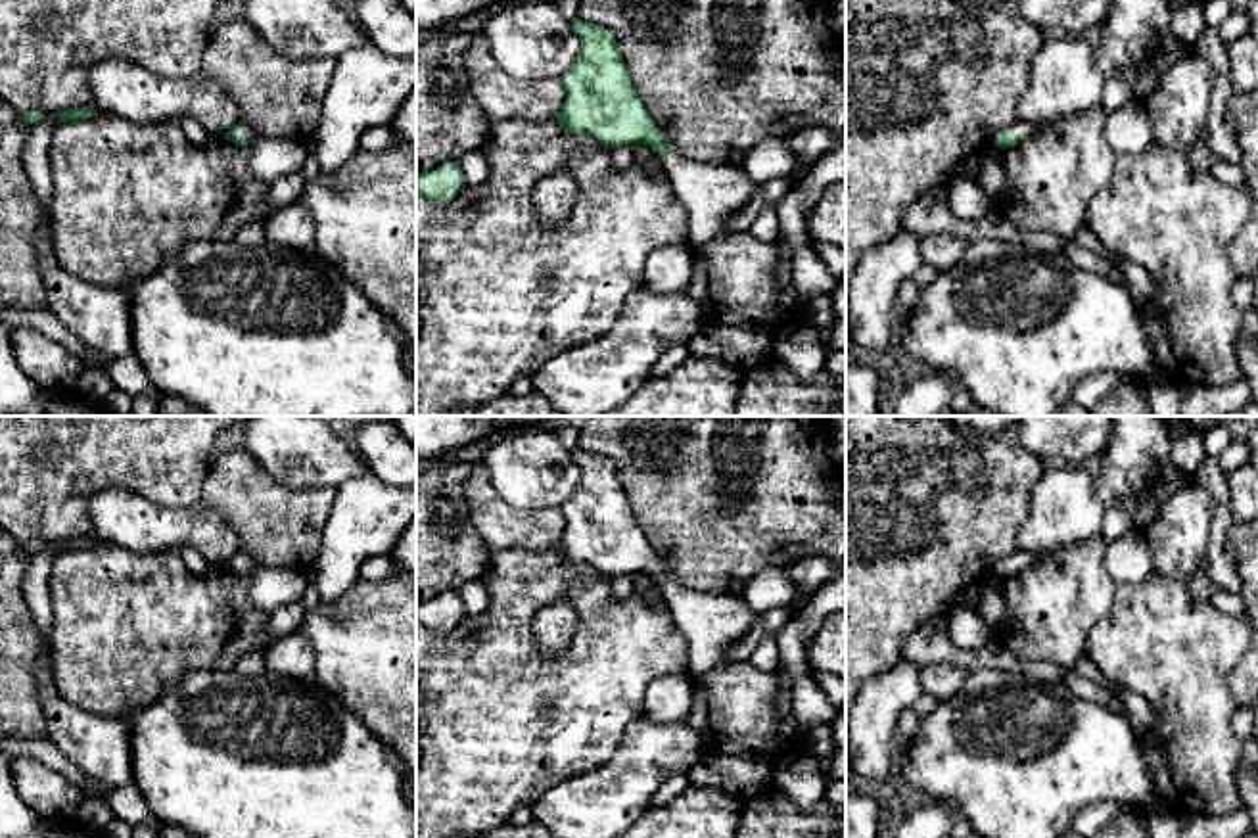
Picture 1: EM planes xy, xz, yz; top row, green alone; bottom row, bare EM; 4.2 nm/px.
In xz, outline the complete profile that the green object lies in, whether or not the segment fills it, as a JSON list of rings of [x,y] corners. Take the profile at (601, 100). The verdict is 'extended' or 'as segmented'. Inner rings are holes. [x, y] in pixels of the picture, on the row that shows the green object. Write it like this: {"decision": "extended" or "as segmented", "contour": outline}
{"decision": "extended", "contour": [[[577,17],[571,29],[581,38],[581,50],[560,77],[566,90],[558,115],[562,128],[589,134],[606,148],[644,144],[656,150],[677,199],[687,209],[688,245],[702,247],[711,242],[752,201],[759,186],[742,169],[679,155],[639,98],[616,35]]]}

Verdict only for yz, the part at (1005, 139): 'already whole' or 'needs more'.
needs more

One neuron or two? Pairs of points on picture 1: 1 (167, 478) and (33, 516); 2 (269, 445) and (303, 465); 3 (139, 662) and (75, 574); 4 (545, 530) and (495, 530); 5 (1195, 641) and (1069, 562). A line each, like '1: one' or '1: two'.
1: one
2: one
3: one
4: one
5: two

